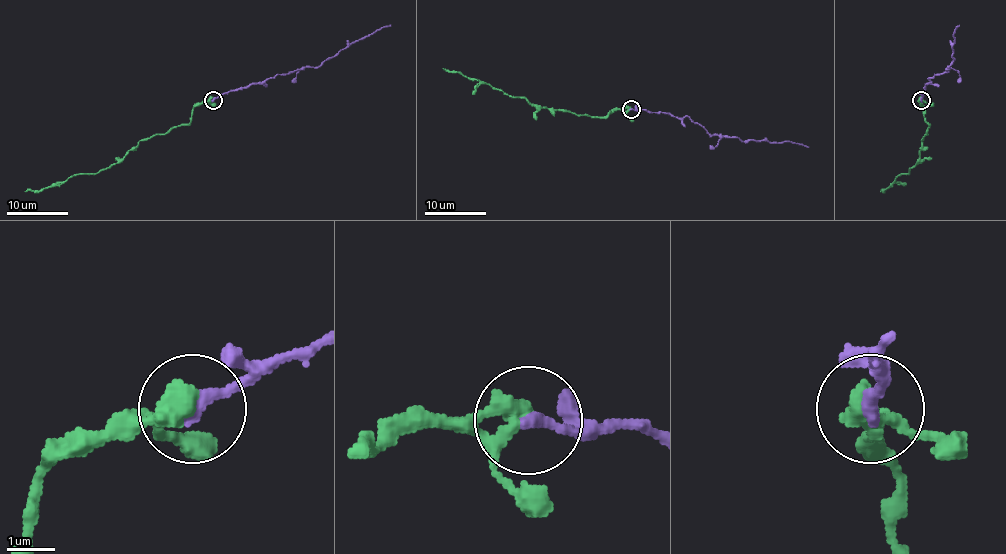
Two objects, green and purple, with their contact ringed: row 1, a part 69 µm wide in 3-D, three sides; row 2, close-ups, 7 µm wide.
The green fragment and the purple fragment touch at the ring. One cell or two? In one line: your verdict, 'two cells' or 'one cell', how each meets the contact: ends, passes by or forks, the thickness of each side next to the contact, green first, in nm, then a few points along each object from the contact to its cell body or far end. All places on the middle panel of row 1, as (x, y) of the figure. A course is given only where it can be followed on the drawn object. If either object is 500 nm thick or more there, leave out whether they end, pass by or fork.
one cell; green passes by; purple ends; calibres 380 and 300 nm; course green (630, 109), (591, 117), (537, 108), (525, 98), (443, 68); course purple (630, 109), (689, 117), (714, 136), (794, 142), (808, 146)

